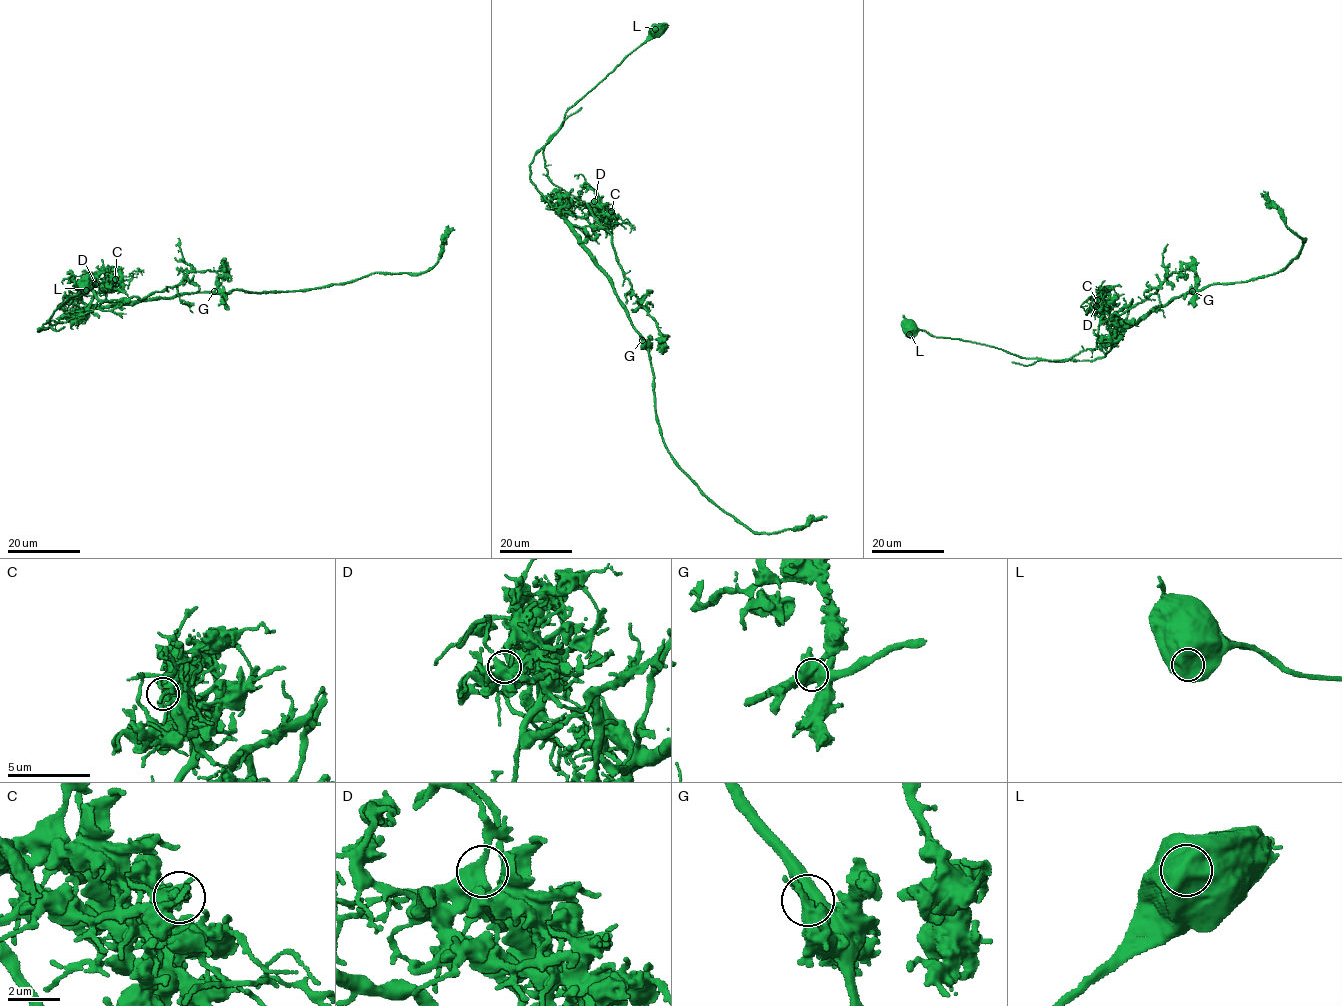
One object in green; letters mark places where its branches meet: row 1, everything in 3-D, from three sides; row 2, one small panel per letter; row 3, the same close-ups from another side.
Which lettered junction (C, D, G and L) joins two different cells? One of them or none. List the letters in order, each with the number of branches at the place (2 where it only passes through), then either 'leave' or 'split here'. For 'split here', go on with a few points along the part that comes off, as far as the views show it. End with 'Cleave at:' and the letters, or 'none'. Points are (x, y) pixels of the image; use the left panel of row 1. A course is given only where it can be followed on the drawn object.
C: 1 | leave
D: 2 | leave
G: 3 | leave
L: 1 | split here | (85, 289), (64, 326), (45, 329), (99, 301), (143, 299), (190, 272), (222, 271), (223, 258)
Cleave at: L

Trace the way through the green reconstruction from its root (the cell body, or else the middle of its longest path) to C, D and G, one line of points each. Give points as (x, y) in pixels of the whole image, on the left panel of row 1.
C: (86, 282), (54, 309), (45, 329), (48, 321), (64, 322), (93, 309), (93, 287), (115, 279)
D: (86, 282), (54, 309), (45, 329), (48, 321), (64, 322), (93, 309), (95, 284)
G: (86, 282), (54, 309), (45, 329), (48, 321), (64, 322), (83, 314), (84, 319), (90, 308), (214, 291)

